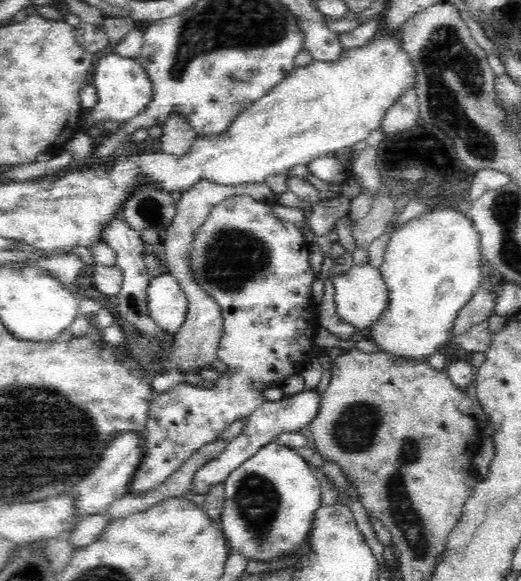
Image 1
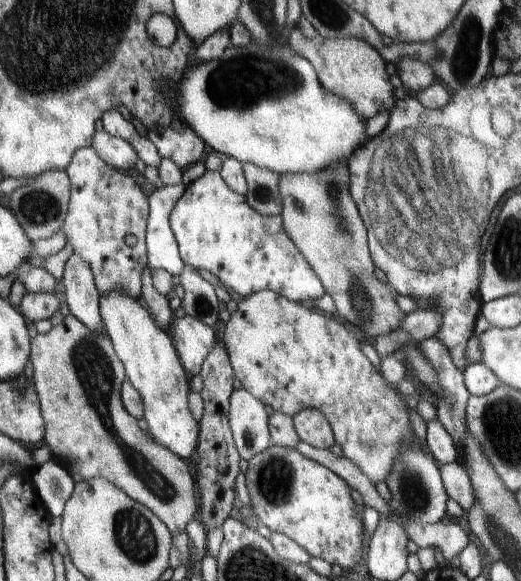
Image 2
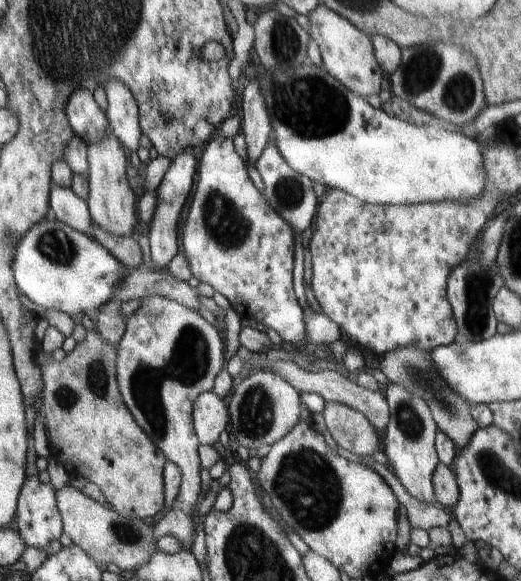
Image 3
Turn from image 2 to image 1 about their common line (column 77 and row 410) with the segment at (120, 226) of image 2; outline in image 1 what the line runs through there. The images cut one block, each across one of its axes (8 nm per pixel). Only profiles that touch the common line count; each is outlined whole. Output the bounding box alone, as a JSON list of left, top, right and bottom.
[127,195,320,494]

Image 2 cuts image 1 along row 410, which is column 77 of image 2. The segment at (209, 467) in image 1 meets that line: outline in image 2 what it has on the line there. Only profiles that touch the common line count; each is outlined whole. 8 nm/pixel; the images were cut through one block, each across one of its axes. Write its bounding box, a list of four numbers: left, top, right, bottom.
[60,253,105,333]

